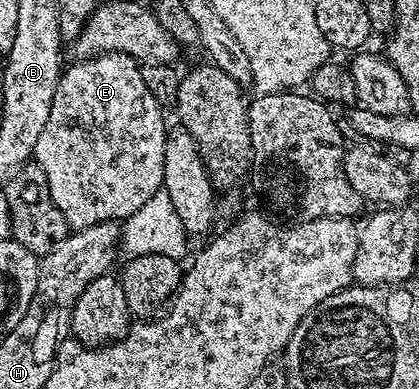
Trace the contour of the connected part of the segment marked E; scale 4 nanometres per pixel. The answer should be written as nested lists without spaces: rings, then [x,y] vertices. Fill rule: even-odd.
[[[99,53],[96,57],[87,57],[73,62],[75,65],[65,70],[58,79],[56,95],[52,99],[52,107],[48,111],[48,121],[44,123],[44,131],[40,131],[40,139],[36,139],[33,160],[44,171],[44,179],[48,179],[48,191],[52,191],[52,203],[60,207],[64,219],[70,224],[71,230],[92,227],[96,223],[105,221],[123,222],[132,216],[156,191],[162,188],[164,179],[164,147],[168,136],[167,118],[163,117],[162,109],[157,105],[156,99],[152,97],[152,91],[144,83],[142,65],[123,53]]]

